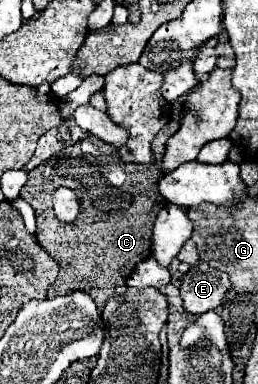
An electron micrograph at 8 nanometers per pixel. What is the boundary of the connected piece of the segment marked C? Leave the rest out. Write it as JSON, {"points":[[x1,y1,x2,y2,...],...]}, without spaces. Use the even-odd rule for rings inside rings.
{"points":[[92,134,28,172,28,184,20,196,36,212,38,244,60,266,58,280,48,290,48,298,82,290,104,310,108,298,126,292,126,280,134,266,150,256,154,218,164,206,164,198,156,188,160,176,160,166,122,162,114,146,100,142],[60,186,70,186,80,200,79,215,70,228,58,222,52,210,52,194]]}

